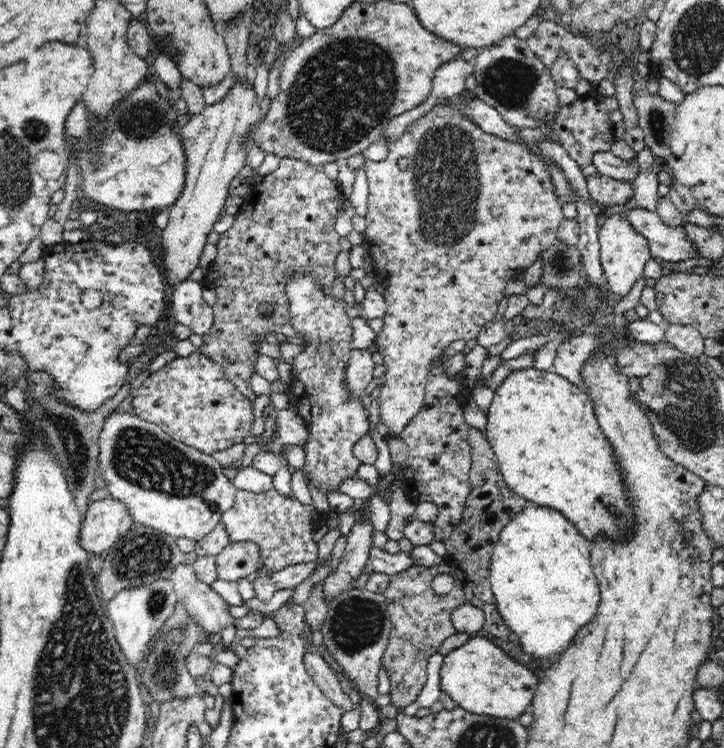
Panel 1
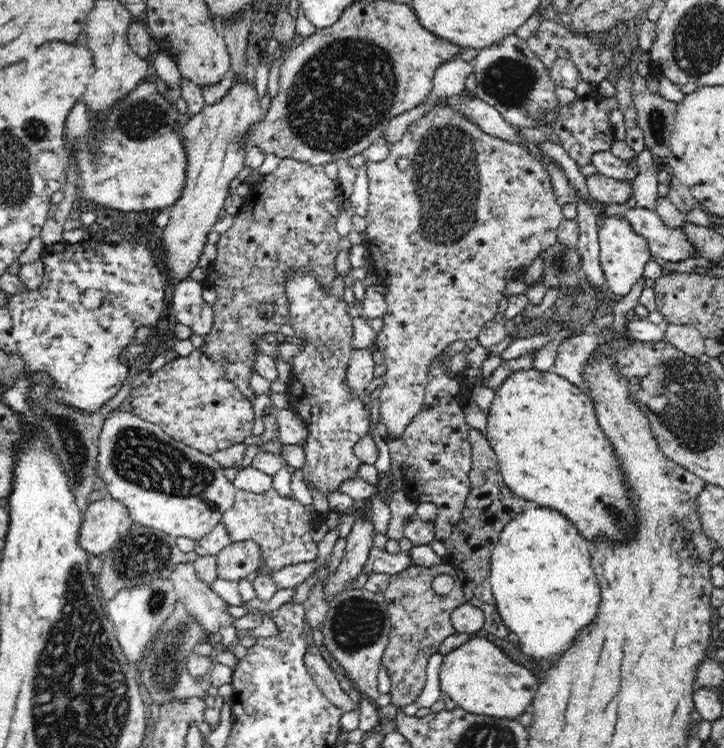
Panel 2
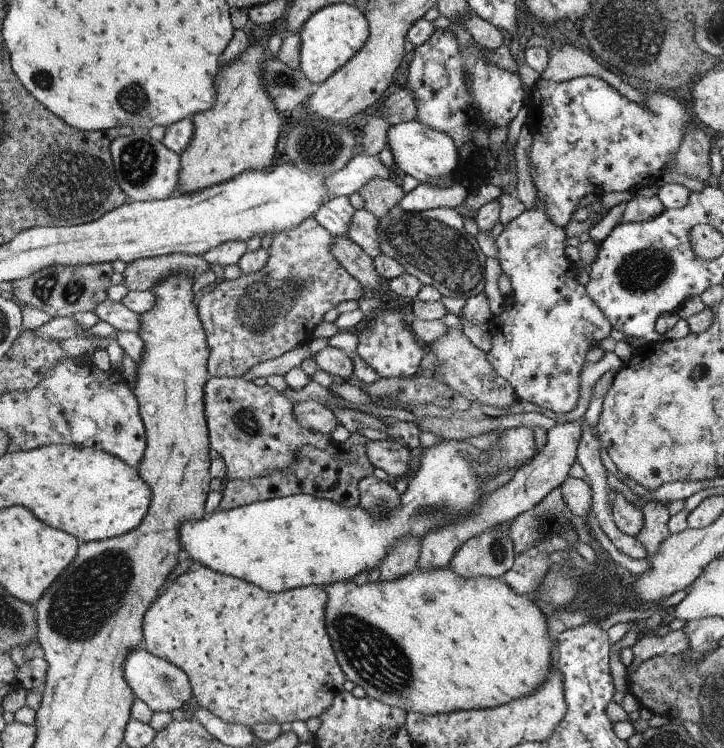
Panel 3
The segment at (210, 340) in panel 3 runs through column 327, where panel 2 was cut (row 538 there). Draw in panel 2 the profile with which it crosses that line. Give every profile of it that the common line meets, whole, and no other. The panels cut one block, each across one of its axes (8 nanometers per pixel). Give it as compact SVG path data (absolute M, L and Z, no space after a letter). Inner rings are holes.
M274 488L258 494L237 489L234 504L224 512L221 521L231 542L250 540L258 545L262 568L268 573L298 562L312 562L318 556L317 543L312 541L312 530L321 520L317 519L314 507L301 504L294 497L280 495Z

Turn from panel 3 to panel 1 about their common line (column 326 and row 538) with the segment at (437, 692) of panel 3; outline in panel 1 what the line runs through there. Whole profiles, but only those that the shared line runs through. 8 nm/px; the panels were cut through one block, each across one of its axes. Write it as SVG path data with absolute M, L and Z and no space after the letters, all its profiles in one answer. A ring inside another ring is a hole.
M536 368L512 372L494 390L494 400L488 408L487 438L498 458L498 466L506 484L532 504L547 506L561 512L584 538L594 540L602 534L612 542L632 538L636 524L634 509L628 501L626 485L620 475L620 463L614 447L600 428L588 393L558 374Z

